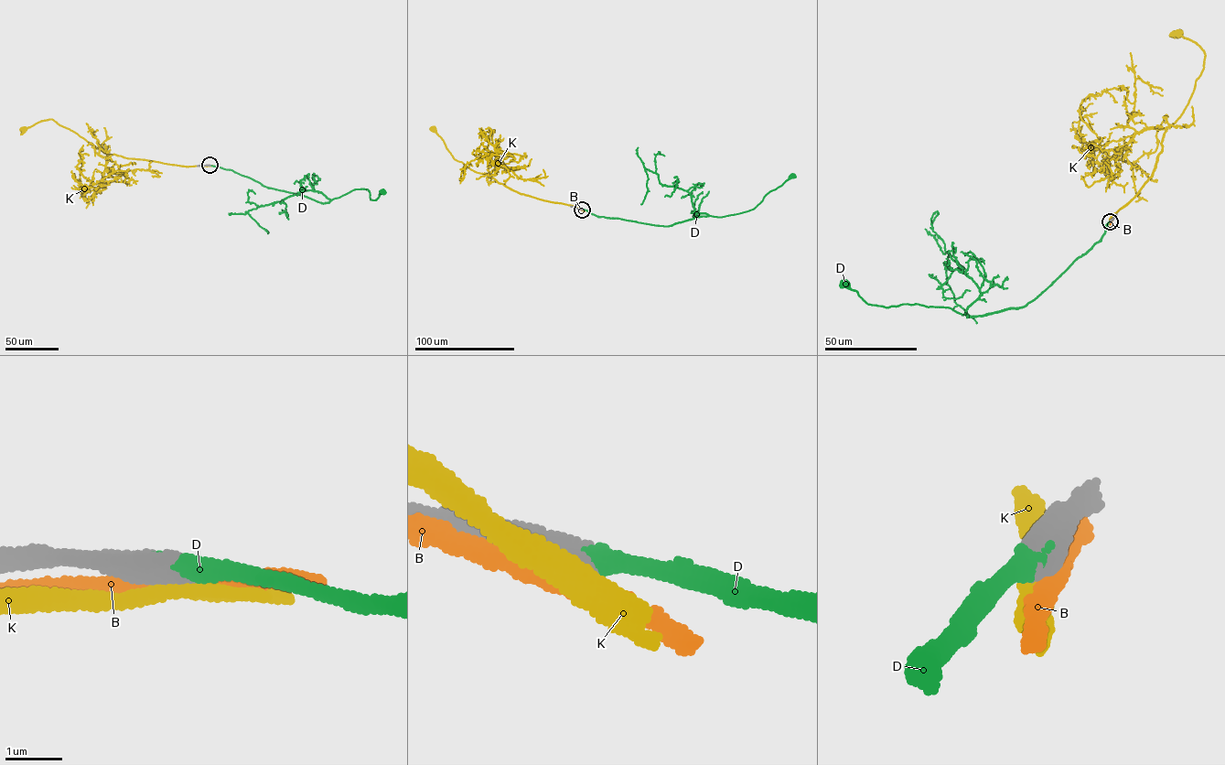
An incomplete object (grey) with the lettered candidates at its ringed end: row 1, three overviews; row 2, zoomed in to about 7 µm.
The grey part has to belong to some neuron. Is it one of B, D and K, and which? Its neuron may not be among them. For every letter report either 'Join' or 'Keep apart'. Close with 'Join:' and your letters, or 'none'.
B: Keep apart
D: Join
K: Keep apart
Join: D

